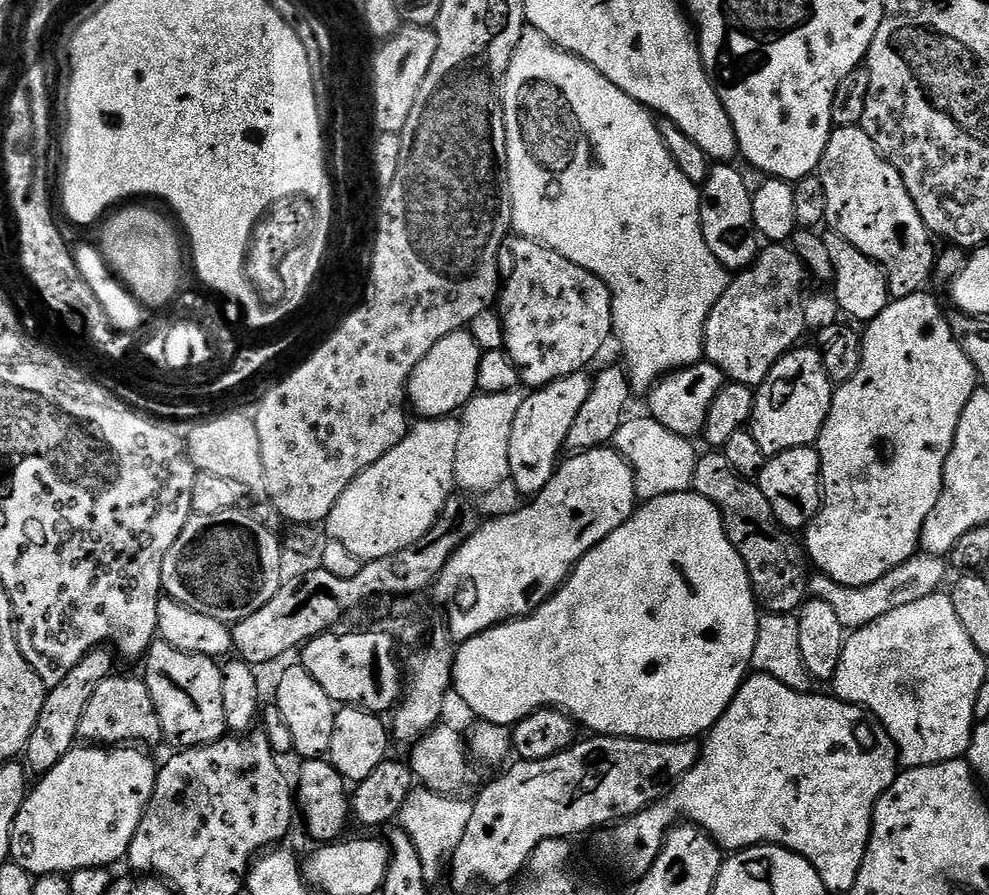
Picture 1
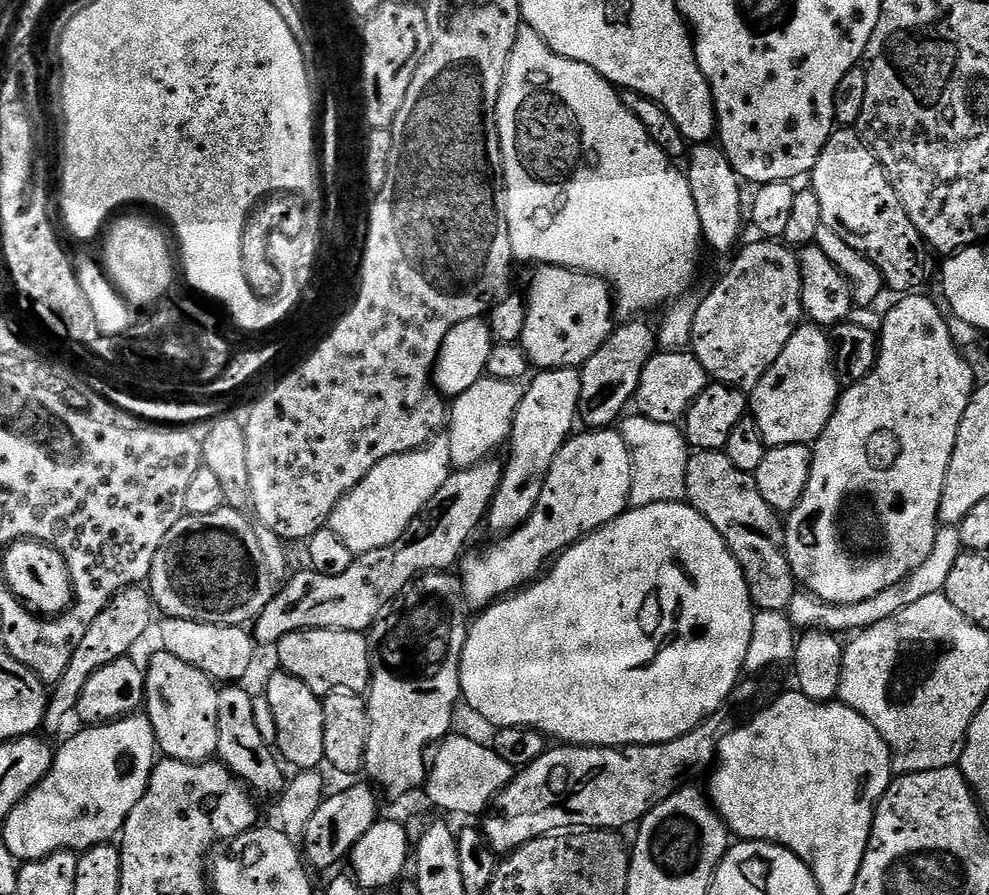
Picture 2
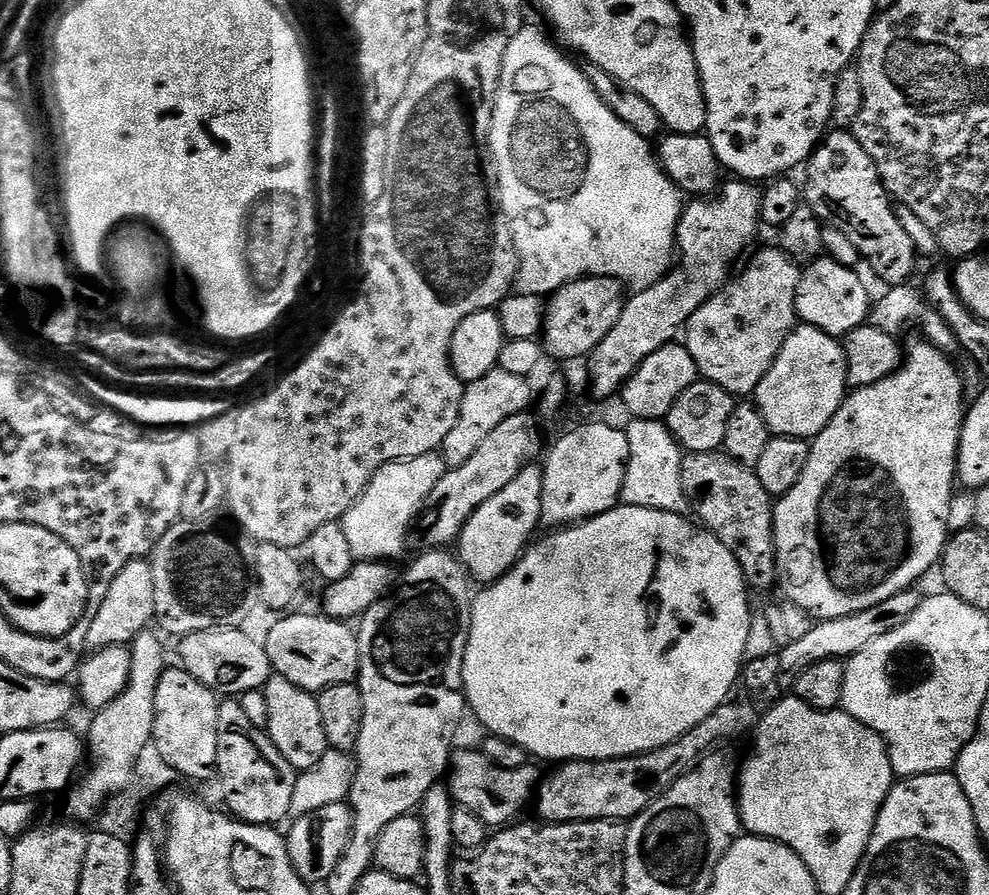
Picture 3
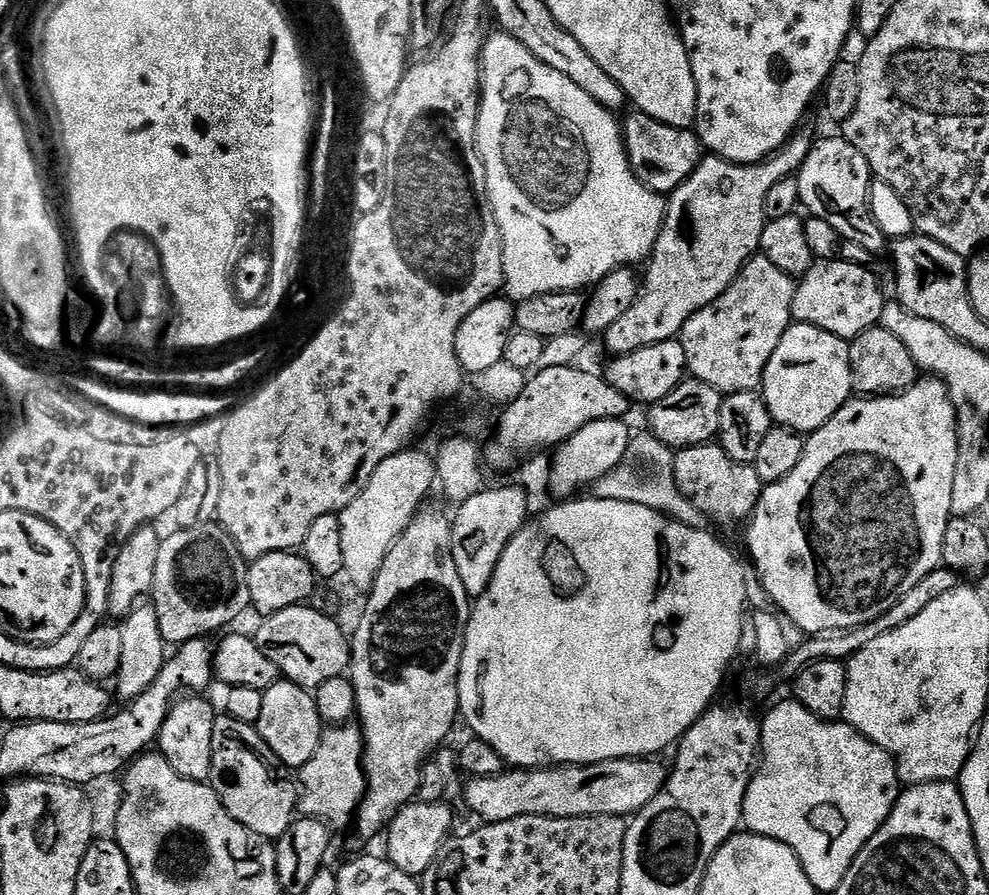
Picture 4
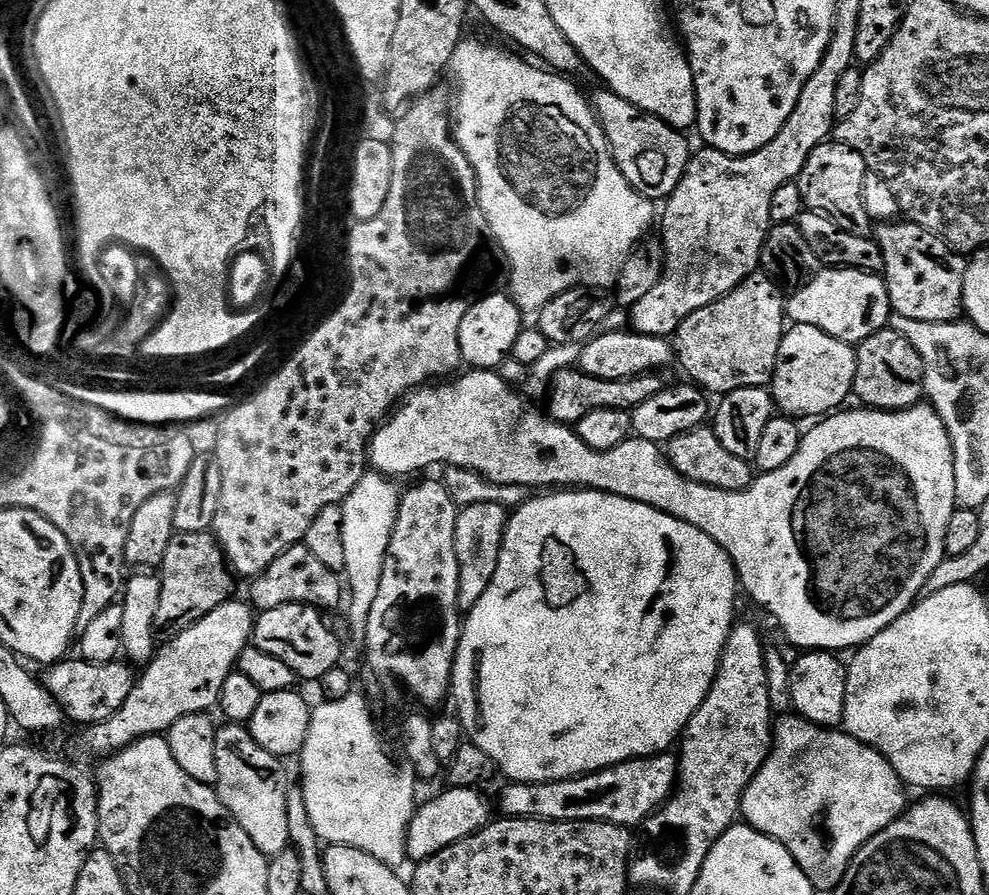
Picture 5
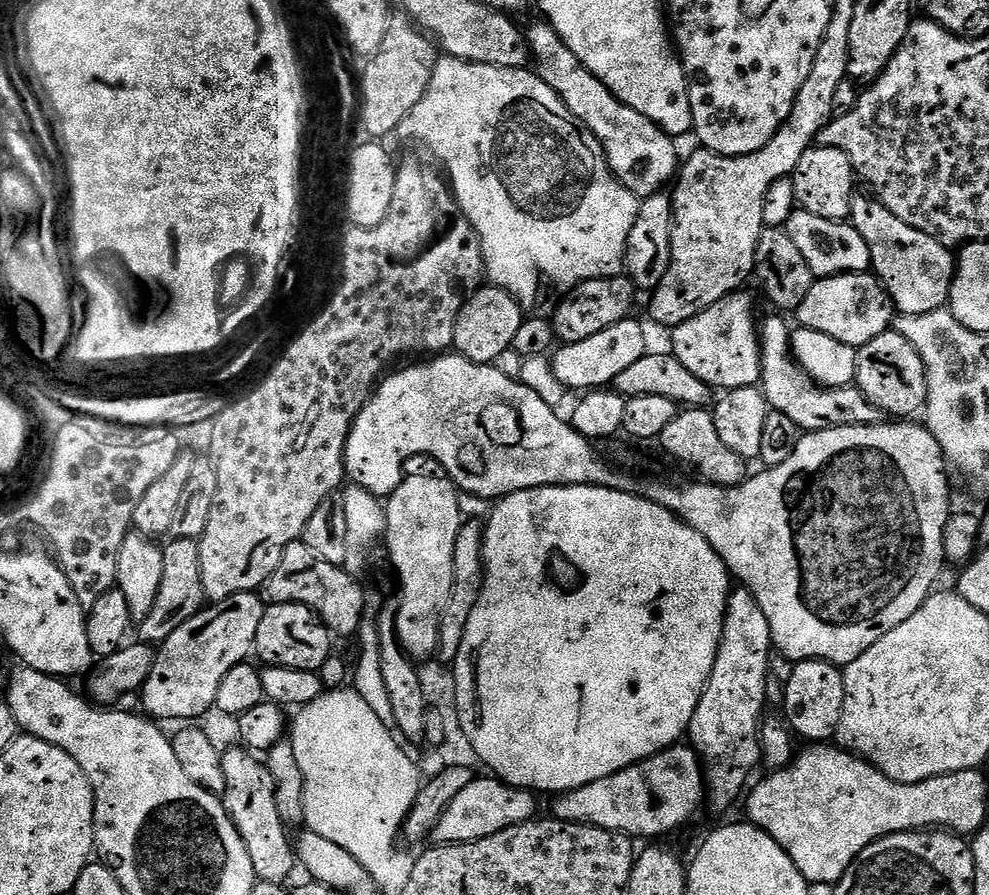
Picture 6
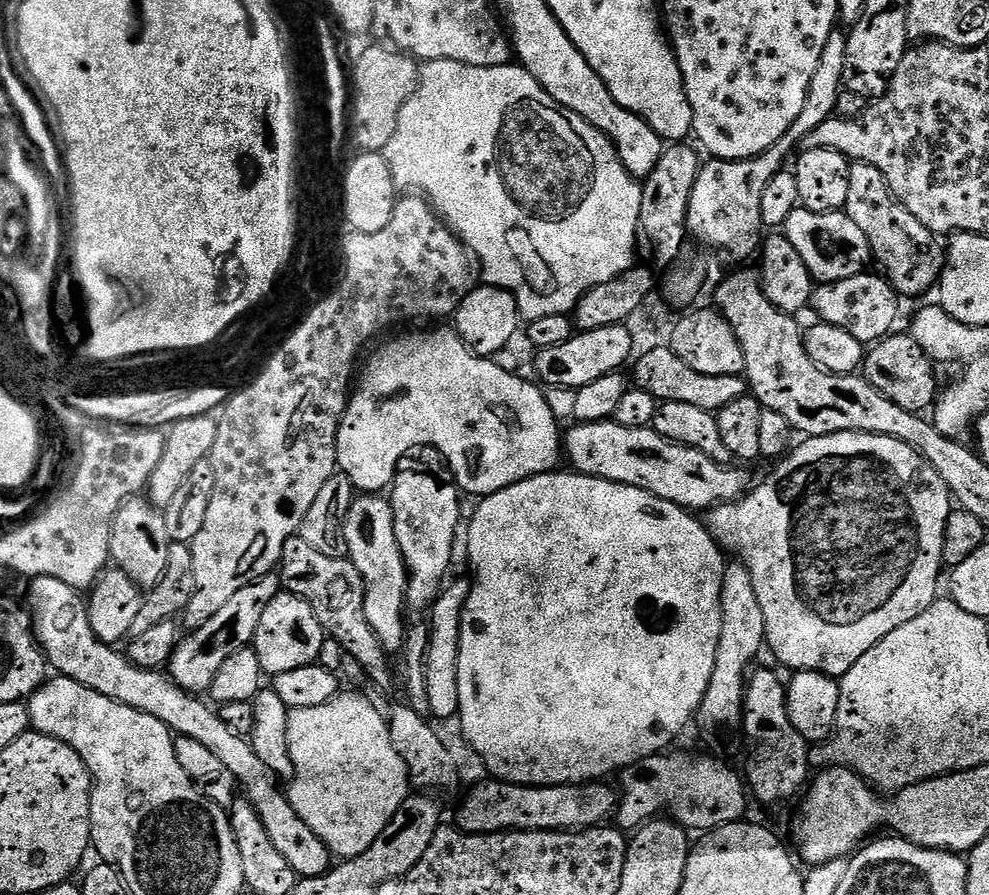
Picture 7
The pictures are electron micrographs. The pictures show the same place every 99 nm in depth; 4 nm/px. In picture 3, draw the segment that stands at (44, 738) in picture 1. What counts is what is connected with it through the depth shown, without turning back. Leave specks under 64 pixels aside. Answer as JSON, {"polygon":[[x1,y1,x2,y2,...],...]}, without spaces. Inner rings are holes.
{"polygon":[[144,558,132,560,121,570,118,578,110,582,110,590,106,590,106,598,102,598,102,606,98,606,98,614,94,614,90,622,85,649,95,650,114,644,131,645,137,634,145,631,155,619,154,574,151,563]]}

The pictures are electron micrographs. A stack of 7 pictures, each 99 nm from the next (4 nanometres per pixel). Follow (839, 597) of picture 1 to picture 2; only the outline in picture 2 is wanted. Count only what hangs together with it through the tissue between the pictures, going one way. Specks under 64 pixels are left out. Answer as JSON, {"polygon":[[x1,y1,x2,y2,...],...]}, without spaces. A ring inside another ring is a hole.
{"polygon":[[944,526,937,531,934,550,930,550,930,558,918,566,906,578,900,582,894,582,894,586,886,586,882,594,874,594,874,598,866,598,866,602,854,602,853,604,827,604,818,594,807,590,797,590,794,598,790,598,790,606,786,609,790,623,796,630,808,630,813,626,819,626,823,631,833,634,855,634,864,631,865,628,874,626,878,622,886,622,894,614,906,610,906,606,914,606,914,602,928,597,930,594,943,592,946,586,946,578,954,562,958,562,962,549,960,546,960,530,956,526]]}

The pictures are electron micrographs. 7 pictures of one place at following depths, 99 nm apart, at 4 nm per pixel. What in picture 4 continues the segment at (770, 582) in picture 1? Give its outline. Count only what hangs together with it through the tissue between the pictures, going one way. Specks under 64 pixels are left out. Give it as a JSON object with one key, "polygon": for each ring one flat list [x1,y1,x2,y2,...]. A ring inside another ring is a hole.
{"polygon":[[716,442,679,449,672,457,672,470,673,478,677,487,680,488,681,494,716,524,741,523,740,525,743,525,758,506,760,494,766,487,758,478,753,465,734,462,734,458,730,458,730,454,726,454,726,450]]}

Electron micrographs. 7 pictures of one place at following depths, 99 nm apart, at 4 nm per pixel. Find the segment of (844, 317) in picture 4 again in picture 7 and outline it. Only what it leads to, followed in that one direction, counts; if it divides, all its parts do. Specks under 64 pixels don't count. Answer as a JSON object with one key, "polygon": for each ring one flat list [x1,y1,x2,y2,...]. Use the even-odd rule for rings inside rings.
{"polygon":[[861,274,854,278,846,278,842,282,819,285,812,293,811,311,816,311,821,321,830,326,838,326,846,330,846,334,854,334,858,342,871,346,884,339,893,331,896,324,896,300,898,293,883,275,868,276]]}

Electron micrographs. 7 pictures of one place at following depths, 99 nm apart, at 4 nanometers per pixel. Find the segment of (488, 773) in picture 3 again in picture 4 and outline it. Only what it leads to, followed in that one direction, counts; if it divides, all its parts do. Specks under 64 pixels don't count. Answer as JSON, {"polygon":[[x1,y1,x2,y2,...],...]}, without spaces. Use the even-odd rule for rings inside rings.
{"polygon":[[629,758,607,760,597,764,565,764,551,768,526,768,505,770,497,776,473,776,464,785,465,802,471,815,481,816,485,824,506,822,523,816,553,816,554,818,578,818,579,816,623,816,631,818,648,805,668,780,669,769,660,758]]}

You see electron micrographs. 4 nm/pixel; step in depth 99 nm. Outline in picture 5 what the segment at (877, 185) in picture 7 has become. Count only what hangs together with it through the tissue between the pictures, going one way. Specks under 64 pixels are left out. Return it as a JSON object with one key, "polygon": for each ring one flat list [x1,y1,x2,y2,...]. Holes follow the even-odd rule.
{"polygon":[[899,222,875,229,874,239,884,259,882,275,888,287,892,311,914,322,960,320,964,307,964,270,966,260,948,243,917,224]]}

